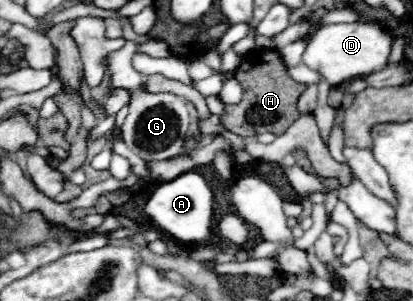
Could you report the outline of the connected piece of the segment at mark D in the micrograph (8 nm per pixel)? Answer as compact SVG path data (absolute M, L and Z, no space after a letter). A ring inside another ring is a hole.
M363 22L327 24L321 26L309 40L307 50L303 54L303 62L311 70L317 70L331 86L337 86L353 76L359 78L385 70L389 66L391 46L393 38L377 24L363 24Z

